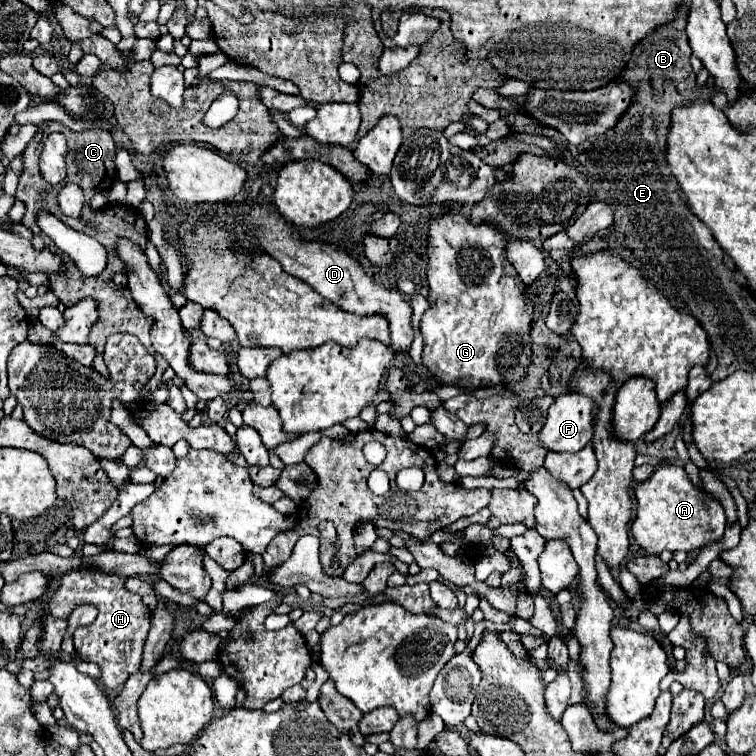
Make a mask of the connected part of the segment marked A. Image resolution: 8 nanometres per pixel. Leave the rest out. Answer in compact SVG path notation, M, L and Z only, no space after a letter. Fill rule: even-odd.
M664 464L660 468L656 468L656 472L644 480L638 482L634 486L634 496L636 496L636 518L632 520L630 532L634 542L646 550L646 554L660 554L662 550L684 550L684 552L692 552L692 550L700 550L706 544L716 542L718 538L722 538L724 534L724 512L708 512L706 508L712 504L712 498L708 498L706 492L700 492L698 488L694 488L684 472L684 468L674 466L674 464ZM714 518L720 518L720 524L714 524Z

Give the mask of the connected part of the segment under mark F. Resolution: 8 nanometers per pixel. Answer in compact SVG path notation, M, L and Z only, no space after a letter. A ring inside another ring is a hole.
M576 392L562 394L550 406L538 440L552 452L578 452L592 440L594 418L596 404L592 398Z

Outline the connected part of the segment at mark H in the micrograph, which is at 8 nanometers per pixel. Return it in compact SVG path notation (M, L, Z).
M80 568L70 570L60 578L50 604L49 612L57 618L67 618L75 607L82 604L92 604L98 608L98 618L90 626L78 626L74 630L74 648L76 654L100 666L100 684L106 690L120 688L132 672L140 668L144 642L150 630L152 612L144 606L138 594L126 590L126 578L118 574L106 574L98 568Z

